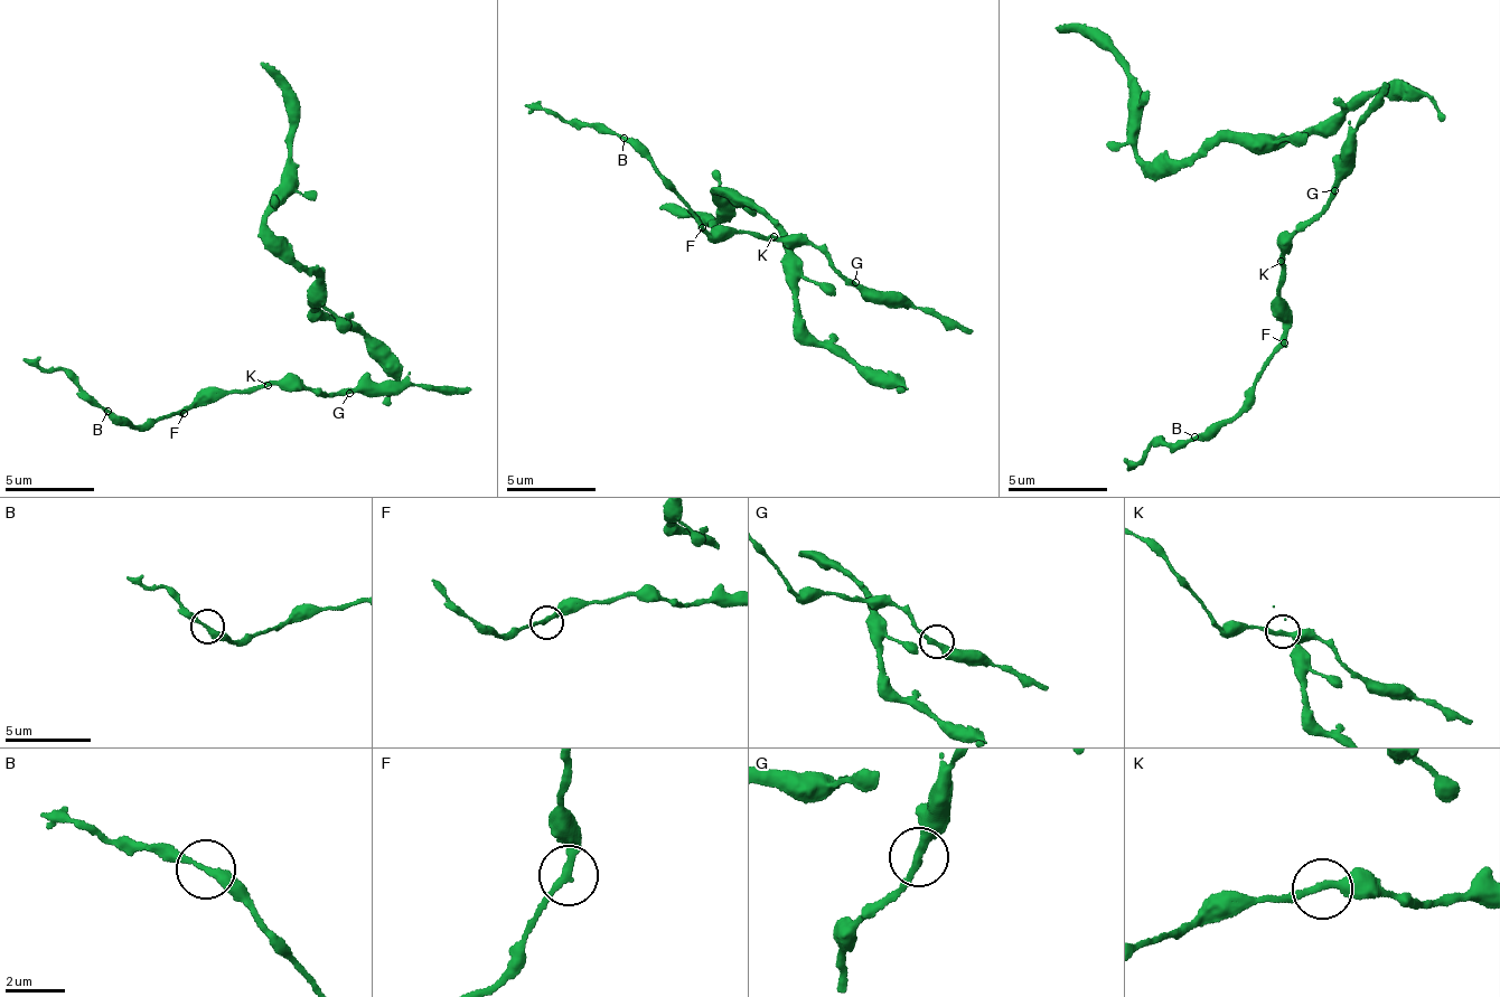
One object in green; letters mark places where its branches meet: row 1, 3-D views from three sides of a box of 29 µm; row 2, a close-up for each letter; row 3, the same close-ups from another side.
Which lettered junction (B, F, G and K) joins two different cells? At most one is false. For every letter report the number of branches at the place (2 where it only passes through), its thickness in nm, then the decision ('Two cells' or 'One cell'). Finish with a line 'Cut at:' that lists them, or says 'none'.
B: Branches: 2. Thickness 280 nm. One cell
F: Branches: 2. Thickness 240 nm. One cell
G: Branches: 2. Thickness 280 nm. One cell
K: Branches: 2. Thickness 240 nm. One cell
Cut at: none

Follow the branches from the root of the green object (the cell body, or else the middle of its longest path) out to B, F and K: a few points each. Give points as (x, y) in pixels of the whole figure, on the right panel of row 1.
B: (1334, 186), (1280, 260), (1283, 267), (1271, 306), (1281, 335), (1253, 396), (1227, 424), (1196, 436)
F: (1334, 186), (1330, 198), (1304, 228), (1297, 231), (1280, 260), (1283, 267), (1271, 306), (1284, 342)
K: (1334, 186), (1330, 198), (1291, 240), (1281, 261)

